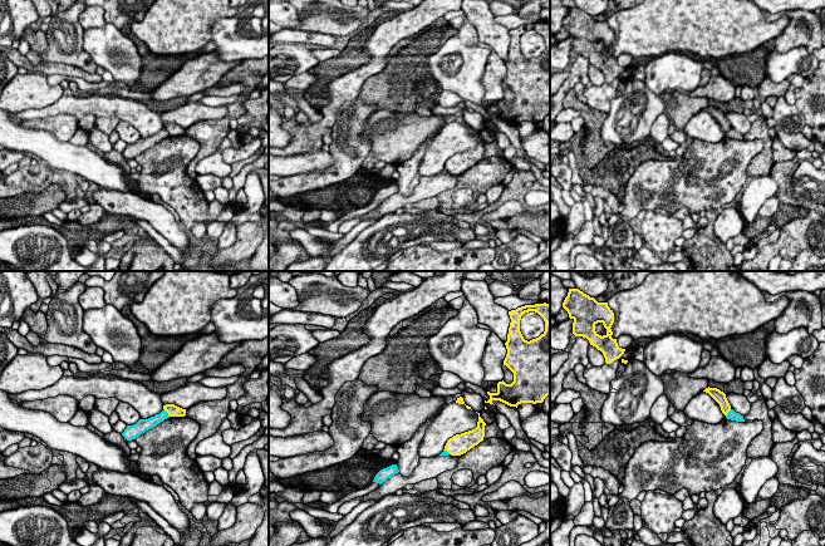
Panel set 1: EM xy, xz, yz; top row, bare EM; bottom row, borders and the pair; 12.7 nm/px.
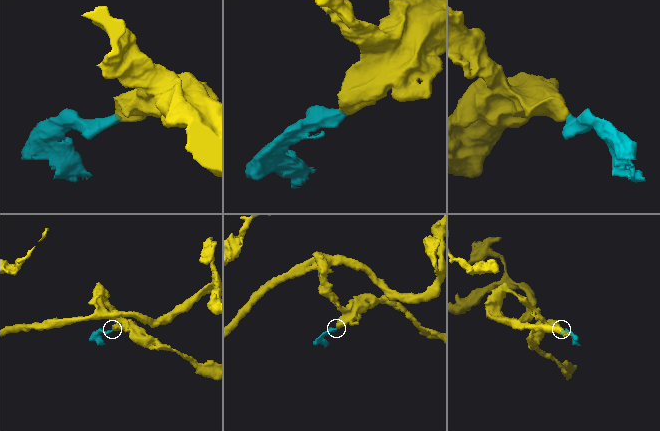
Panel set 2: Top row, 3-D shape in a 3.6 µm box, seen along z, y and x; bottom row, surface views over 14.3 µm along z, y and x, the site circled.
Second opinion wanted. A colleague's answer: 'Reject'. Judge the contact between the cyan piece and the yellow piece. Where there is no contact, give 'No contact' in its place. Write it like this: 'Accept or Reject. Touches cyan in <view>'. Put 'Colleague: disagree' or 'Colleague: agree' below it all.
Reject. Touches cyan in xy
Colleague: agree

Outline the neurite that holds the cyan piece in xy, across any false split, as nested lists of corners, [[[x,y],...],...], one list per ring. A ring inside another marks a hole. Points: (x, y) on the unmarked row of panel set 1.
[[[163,128],[159,133],[156,133],[154,136],[151,136],[148,138],[139,138],[136,143],[133,144],[127,144],[122,154],[127,159],[136,158],[138,154],[144,152],[146,149],[156,146],[164,138],[170,137],[168,132]]]

